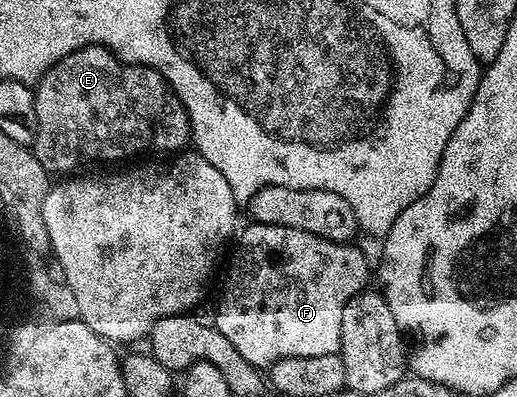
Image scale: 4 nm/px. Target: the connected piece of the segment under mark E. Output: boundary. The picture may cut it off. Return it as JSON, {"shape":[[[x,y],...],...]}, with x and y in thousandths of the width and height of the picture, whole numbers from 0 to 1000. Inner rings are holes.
{"shape":[[[161,116],[106,156],[68,209],[66,282],[70,345],[58,375],[101,443],[132,443],[176,408],[232,408],[292,378],[348,383],[371,345],[360,272],[309,179],[240,156],[201,116]]]}

